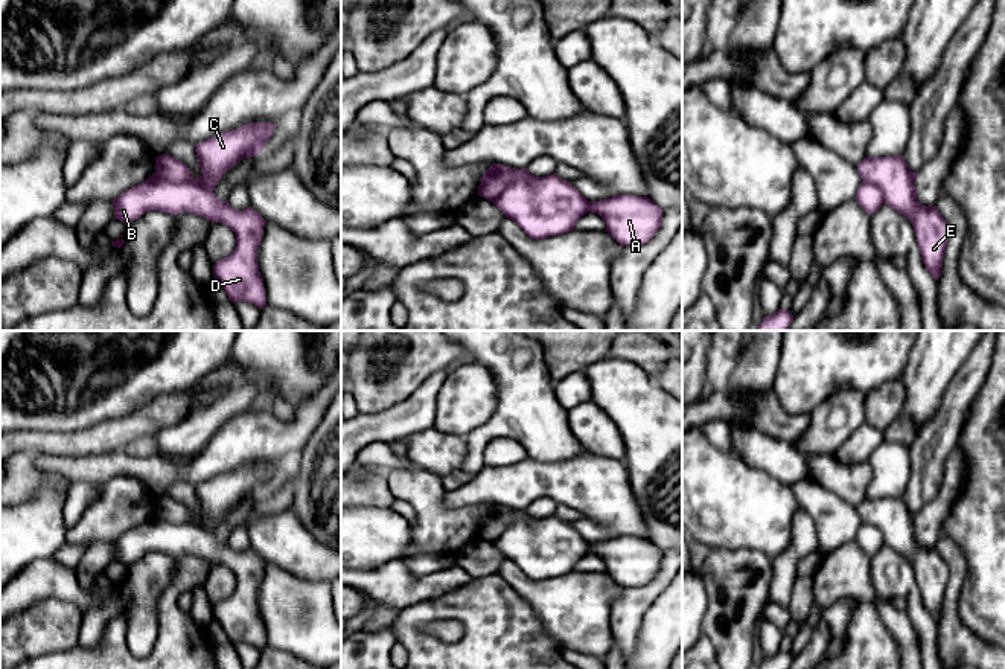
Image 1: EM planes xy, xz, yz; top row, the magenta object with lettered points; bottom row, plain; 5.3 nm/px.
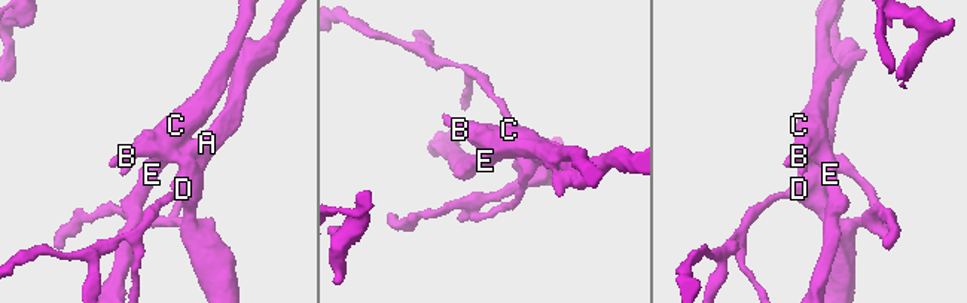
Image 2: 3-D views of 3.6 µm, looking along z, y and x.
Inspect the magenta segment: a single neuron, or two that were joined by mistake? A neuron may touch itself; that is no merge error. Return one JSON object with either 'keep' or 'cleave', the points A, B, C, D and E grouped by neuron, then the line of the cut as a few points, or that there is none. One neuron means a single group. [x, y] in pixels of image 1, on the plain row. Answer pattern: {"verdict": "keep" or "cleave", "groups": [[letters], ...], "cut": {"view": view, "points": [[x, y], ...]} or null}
{"verdict": "cleave", "groups": [["A", "B", "D"], ["C", "E"]], "cut": {"view": "xy", "points": [[156, 511], [172, 523], [194, 523], [212, 532]]}}

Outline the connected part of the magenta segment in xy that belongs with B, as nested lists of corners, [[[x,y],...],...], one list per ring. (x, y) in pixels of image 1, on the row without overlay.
[[[155,512],[139,527],[132,527],[111,541],[114,561],[132,564],[146,553],[160,552],[177,556],[190,553],[212,564],[228,567],[236,576],[234,593],[213,607],[213,617],[225,631],[228,642],[266,646],[263,620],[257,607],[257,590],[263,578],[265,561],[250,547],[236,552],[221,543],[213,532],[195,524],[172,524]]]

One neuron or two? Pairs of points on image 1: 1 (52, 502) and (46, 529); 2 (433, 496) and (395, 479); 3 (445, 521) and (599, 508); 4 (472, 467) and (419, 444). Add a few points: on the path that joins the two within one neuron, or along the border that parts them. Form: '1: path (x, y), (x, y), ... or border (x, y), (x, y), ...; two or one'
1: path (46, 508), (46, 523); one
2: path (424, 491), (414, 485), (404, 483); one
3: border (491, 503), (445, 505); two
4: border (466, 438), (466, 459), (460, 468); two

